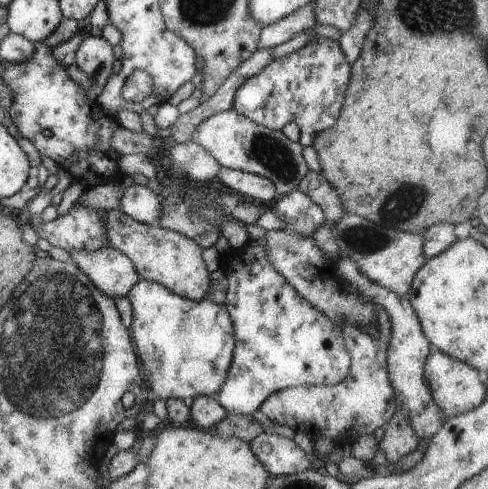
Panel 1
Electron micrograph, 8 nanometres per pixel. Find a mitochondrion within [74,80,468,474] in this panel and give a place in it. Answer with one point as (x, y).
(275, 154)

